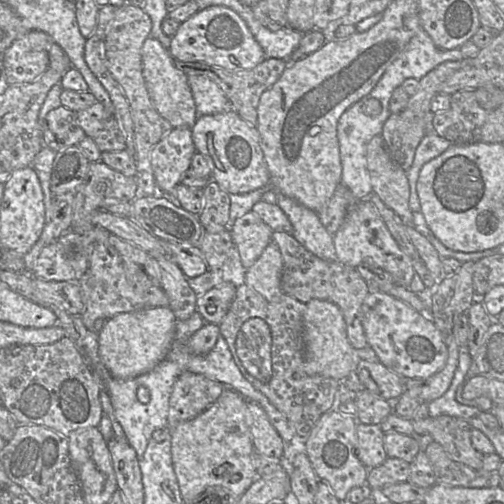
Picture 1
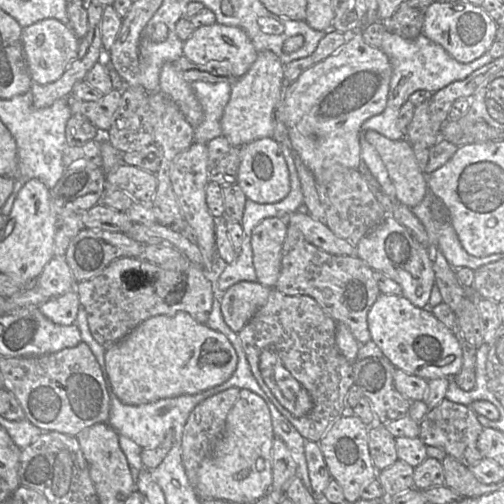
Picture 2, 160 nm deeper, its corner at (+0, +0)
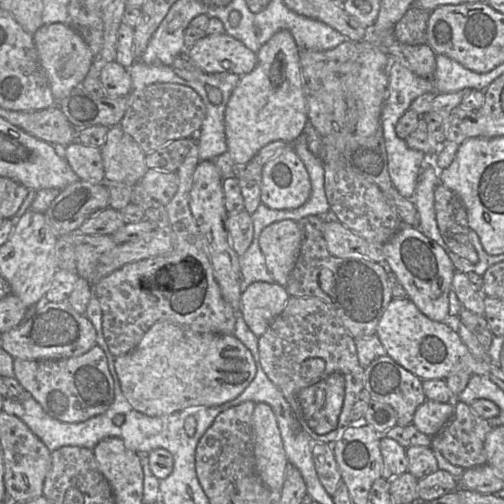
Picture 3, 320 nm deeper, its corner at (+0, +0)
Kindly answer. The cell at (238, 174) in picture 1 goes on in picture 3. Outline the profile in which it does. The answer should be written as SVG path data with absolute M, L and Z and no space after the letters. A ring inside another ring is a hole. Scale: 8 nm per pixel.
M285 148L281 154L263 166L261 202L275 210L292 210L304 205L311 194L311 181L308 171L293 148Z

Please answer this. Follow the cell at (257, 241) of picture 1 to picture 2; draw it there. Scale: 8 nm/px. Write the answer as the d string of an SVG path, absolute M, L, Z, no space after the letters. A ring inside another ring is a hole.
M277 217L265 218L252 231L251 245L257 282L274 288L281 273L282 248L288 224Z

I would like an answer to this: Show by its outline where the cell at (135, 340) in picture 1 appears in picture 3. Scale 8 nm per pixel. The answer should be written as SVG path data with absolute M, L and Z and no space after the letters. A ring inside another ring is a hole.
M167 321L153 324L135 349L115 358L114 366L129 404L149 417L162 417L192 406L214 407L234 400L250 385L257 372L250 350L235 336L195 333Z

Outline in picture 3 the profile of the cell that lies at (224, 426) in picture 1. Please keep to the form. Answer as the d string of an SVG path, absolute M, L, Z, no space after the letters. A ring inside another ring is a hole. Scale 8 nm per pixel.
M255 403L252 427L255 437L256 471L265 486L271 490L280 491L289 461L283 447L276 416L268 404Z

